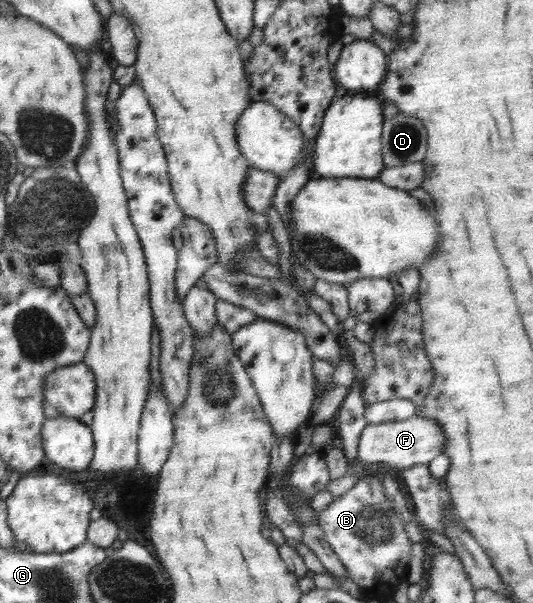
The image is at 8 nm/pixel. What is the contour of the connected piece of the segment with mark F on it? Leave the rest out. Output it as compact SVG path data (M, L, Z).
M414 415L380 425L368 424L358 437L357 458L366 464L386 464L397 471L406 470L421 464L430 464L444 449L446 436L444 428L436 419L428 419L422 415Z

